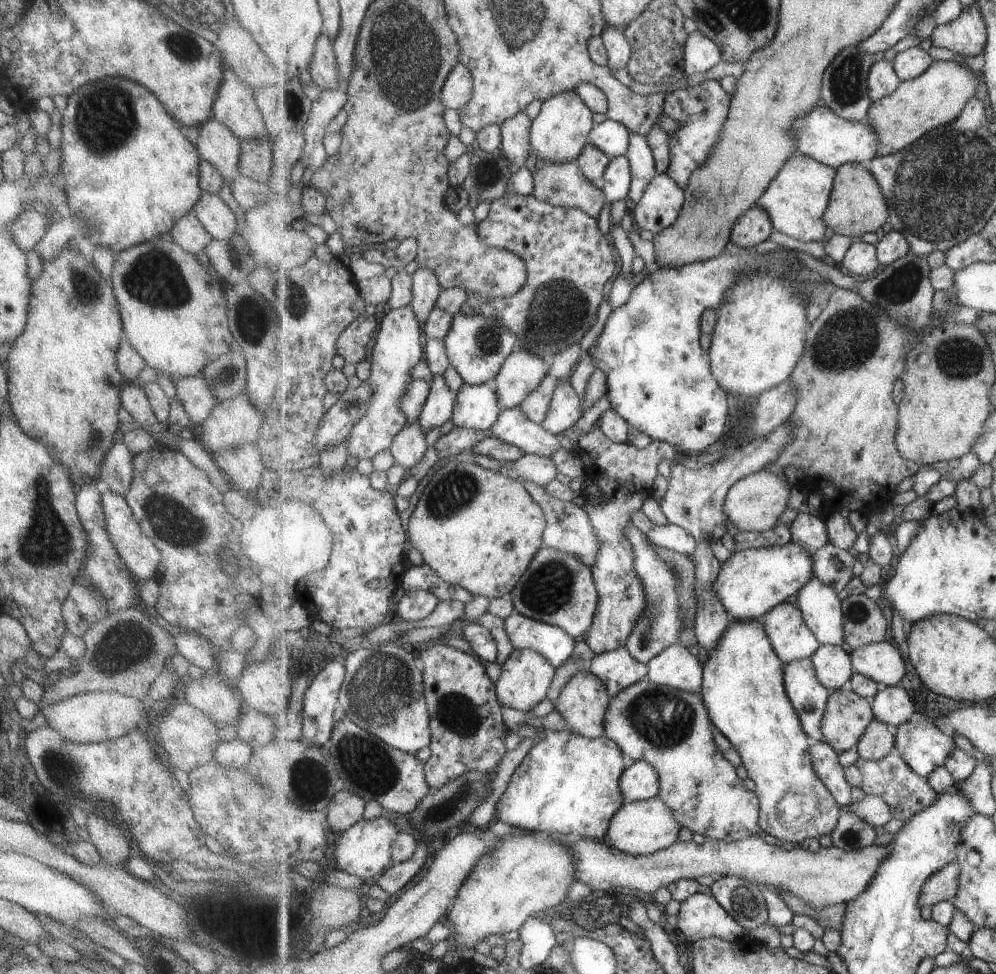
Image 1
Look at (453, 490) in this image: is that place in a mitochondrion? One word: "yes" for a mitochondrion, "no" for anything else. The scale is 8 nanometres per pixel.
yes

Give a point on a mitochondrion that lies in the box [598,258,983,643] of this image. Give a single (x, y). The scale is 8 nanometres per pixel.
(849, 337)

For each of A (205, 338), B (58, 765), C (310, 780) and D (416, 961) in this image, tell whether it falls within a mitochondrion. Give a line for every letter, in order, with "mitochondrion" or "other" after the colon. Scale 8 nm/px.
A: other
B: mitochondrion
C: mitochondrion
D: other

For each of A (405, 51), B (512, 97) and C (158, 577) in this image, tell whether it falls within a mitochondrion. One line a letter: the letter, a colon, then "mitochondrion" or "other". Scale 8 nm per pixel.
A: mitochondrion
B: other
C: other

